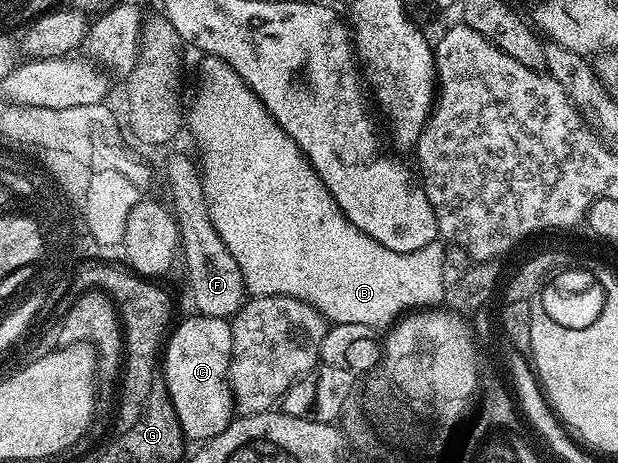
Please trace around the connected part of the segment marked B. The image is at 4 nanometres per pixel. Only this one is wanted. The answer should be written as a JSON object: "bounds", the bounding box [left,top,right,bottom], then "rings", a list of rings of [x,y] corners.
{"bounds":[186,56,446,330],"rings":[[[208,56],[205,61],[200,68],[200,85],[192,109],[186,112],[186,124],[192,127],[200,151],[210,222],[214,222],[214,230],[226,242],[230,254],[234,254],[247,291],[252,296],[293,296],[314,305],[332,324],[365,324],[377,330],[383,329],[383,324],[391,325],[409,310],[439,305],[446,289],[445,245],[437,242],[422,246],[417,252],[395,252],[358,230],[344,216],[338,202],[334,202],[330,190],[326,190],[300,147],[278,126],[254,90],[242,82],[226,61],[217,56]]]}

